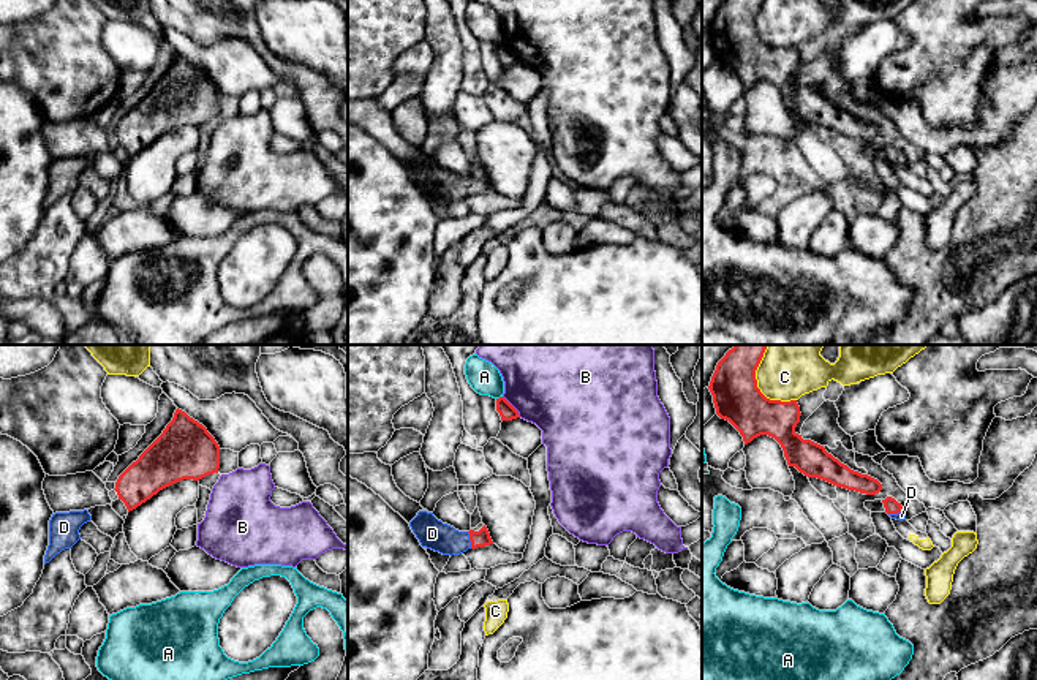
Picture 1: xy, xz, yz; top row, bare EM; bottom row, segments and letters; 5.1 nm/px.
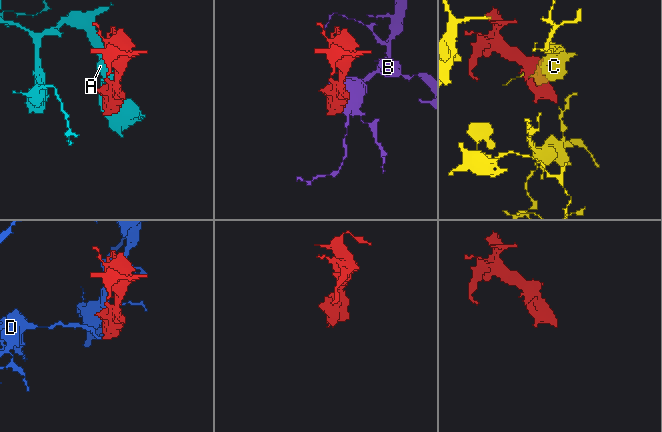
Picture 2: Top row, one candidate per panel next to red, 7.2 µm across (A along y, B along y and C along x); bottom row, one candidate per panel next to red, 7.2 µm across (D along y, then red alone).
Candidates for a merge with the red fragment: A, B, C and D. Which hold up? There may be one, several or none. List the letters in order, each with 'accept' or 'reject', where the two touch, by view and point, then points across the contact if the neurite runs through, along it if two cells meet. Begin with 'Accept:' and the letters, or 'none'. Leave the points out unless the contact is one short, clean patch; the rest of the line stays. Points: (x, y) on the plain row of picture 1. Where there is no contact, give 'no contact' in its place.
Accept: D
A: reject; meets red in xz at (500, 43); border along xz (501, 41), (497, 45)
B: reject; meets red in xz at (512, 52)
C: reject; meets red in yz at (759, 37)
D: accept; meets red in xz at (470, 185); runs through xz (481, 184), (470, 185), (444, 185), (432, 179)

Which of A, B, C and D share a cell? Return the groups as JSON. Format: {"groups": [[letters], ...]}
{"groups": [["A"], ["B"], ["C"], ["D"]]}

